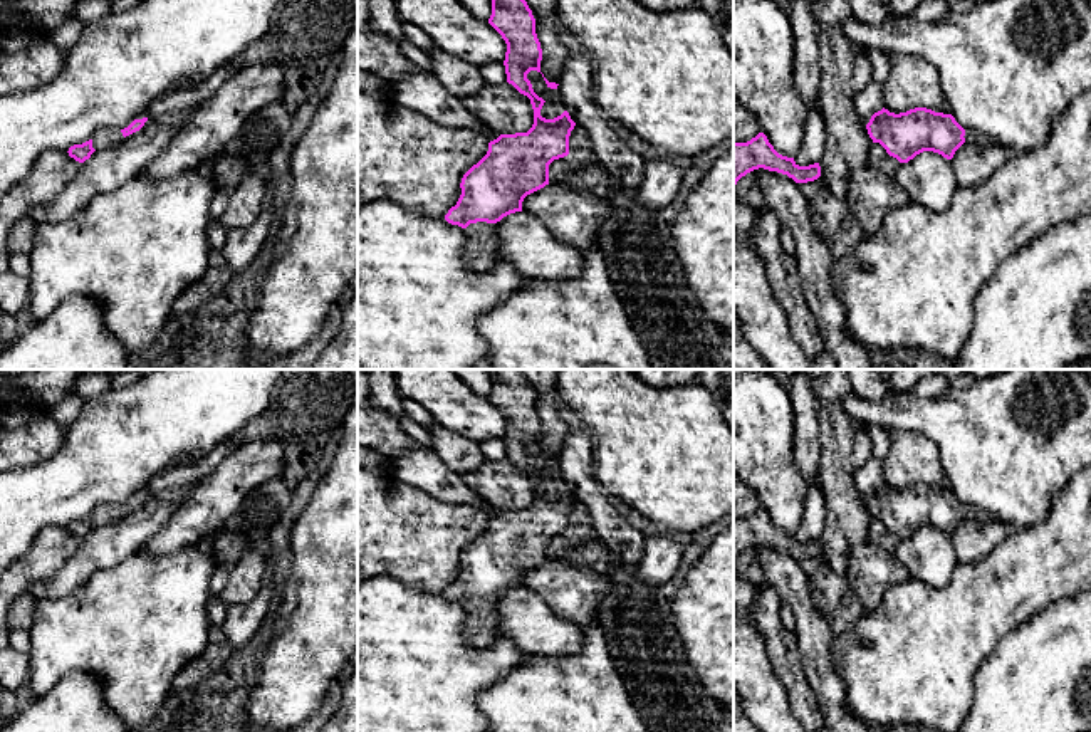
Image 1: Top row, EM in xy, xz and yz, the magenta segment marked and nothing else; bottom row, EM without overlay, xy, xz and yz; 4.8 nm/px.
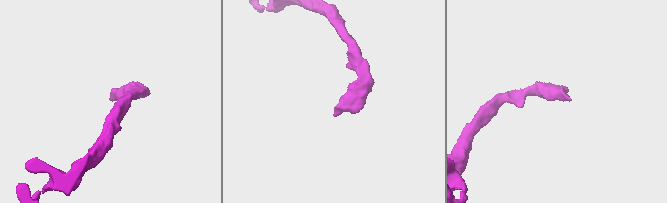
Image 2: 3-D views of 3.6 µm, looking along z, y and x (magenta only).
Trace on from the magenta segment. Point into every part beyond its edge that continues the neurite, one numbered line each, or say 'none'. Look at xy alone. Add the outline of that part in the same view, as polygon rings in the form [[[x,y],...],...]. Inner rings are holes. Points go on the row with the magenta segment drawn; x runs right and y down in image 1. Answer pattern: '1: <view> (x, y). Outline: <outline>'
1: xy (109, 136). Outline: [[[104,128],[96,131],[91,139],[92,139],[92,148],[99,151],[119,144],[124,139],[124,136],[121,129]]]

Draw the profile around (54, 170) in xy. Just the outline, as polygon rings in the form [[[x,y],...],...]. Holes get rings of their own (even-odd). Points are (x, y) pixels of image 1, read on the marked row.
[[[67,151],[44,153],[29,176],[0,198],[0,275],[8,272],[8,232],[29,212],[52,201],[81,171]]]

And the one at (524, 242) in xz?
[[[515,212],[493,223],[497,259],[535,280],[576,280],[582,272],[582,250],[559,242],[534,215]]]

